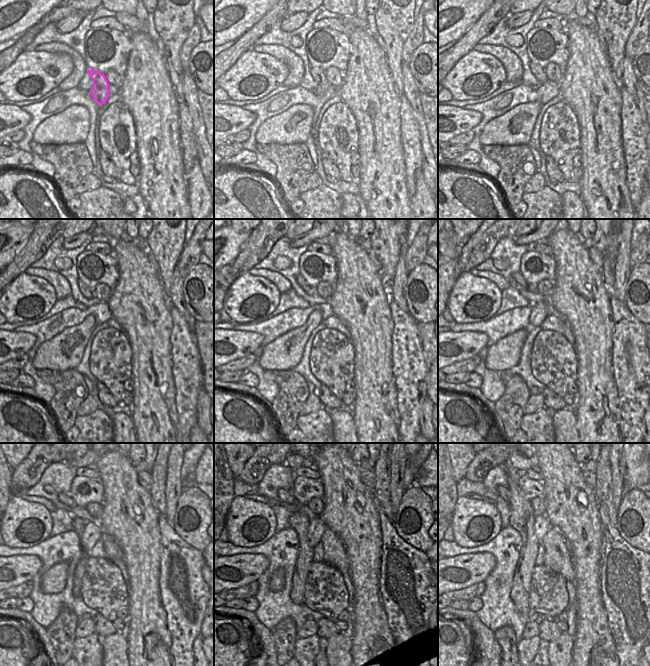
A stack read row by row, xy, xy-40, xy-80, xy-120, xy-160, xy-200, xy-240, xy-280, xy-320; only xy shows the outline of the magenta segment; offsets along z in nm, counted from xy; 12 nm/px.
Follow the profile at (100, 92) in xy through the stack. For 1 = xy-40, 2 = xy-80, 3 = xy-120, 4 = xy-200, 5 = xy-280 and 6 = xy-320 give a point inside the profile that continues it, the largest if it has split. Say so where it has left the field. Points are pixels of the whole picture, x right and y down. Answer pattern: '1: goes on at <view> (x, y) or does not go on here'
1: goes on at xy-40 (318, 74)
2: goes on at xy-80 (538, 71)
3: goes on at xy-120 (85, 290)
4: goes on at xy-200 (517, 276)
5: goes on at xy-280 (285, 496)
6: goes on at xy-320 (503, 492)

